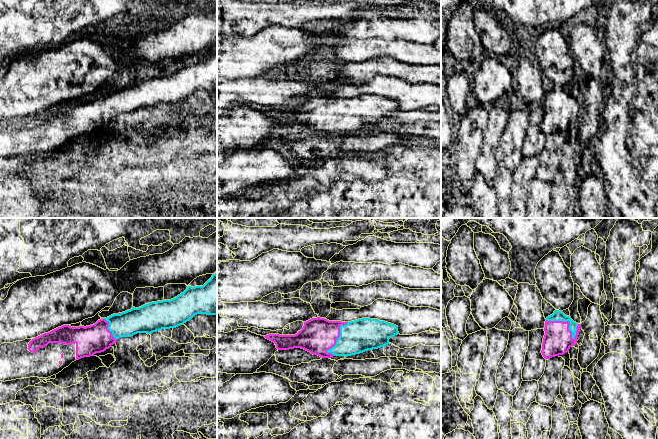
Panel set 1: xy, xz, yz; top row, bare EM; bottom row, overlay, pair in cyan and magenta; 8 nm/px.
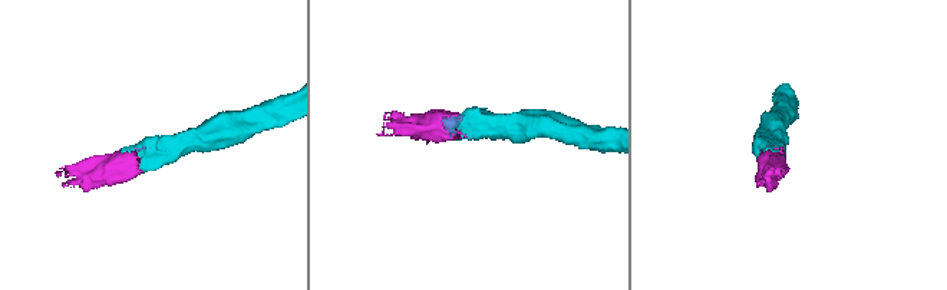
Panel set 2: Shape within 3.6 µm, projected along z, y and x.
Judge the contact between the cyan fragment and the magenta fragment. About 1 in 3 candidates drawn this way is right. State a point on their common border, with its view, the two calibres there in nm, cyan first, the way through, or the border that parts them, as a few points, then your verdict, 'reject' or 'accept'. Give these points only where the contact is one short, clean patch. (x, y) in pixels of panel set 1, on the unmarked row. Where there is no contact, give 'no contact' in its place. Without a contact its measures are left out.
contact yz (567, 96); calibres 80 and 220 nm; accept

